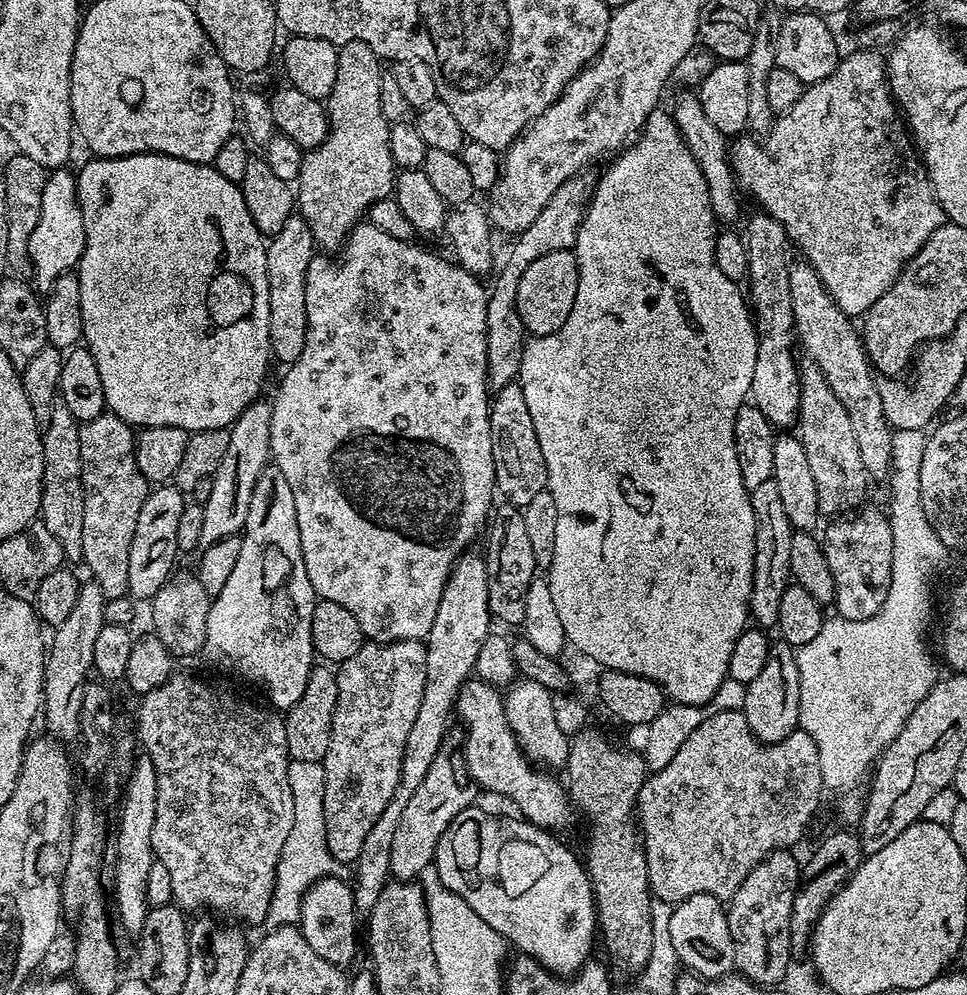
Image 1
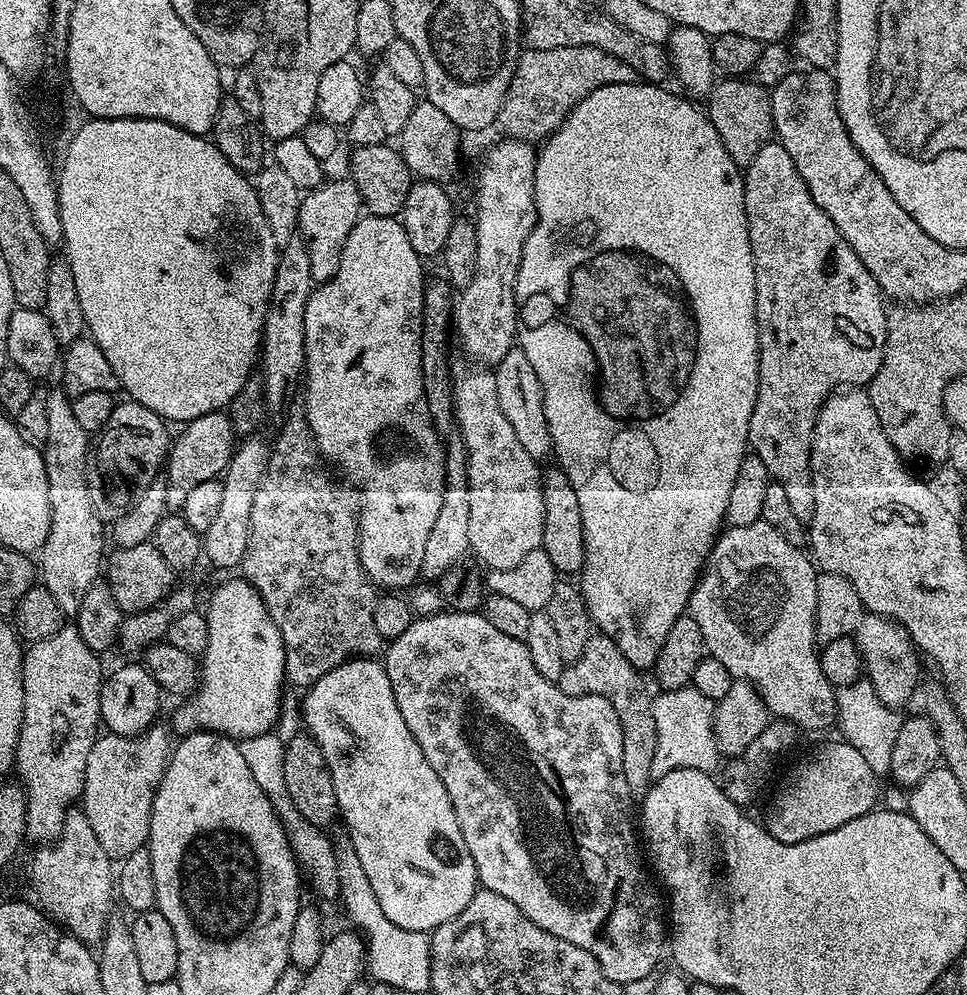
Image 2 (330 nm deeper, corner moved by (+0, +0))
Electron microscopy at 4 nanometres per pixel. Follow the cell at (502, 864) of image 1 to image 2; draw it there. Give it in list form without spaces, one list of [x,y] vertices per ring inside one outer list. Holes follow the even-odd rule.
[[[357,658],[347,660],[345,664],[339,664],[334,670],[322,674],[318,682],[314,682],[312,687],[303,693],[304,696],[304,724],[307,735],[322,750],[322,758],[326,758],[326,766],[330,770],[330,778],[334,782],[334,794],[336,795],[336,806],[339,819],[344,819],[346,833],[350,842],[354,844],[354,849],[358,854],[359,861],[362,862],[366,875],[370,878],[371,887],[374,890],[374,898],[378,900],[378,905],[382,906],[382,913],[390,922],[408,931],[420,931],[431,933],[433,928],[442,926],[442,922],[450,922],[454,914],[462,914],[474,898],[478,890],[476,879],[476,867],[474,858],[470,858],[470,850],[466,850],[466,838],[462,838],[462,830],[458,826],[458,818],[454,814],[454,806],[446,794],[446,786],[442,786],[442,778],[434,774],[430,762],[426,762],[426,754],[422,754],[422,746],[410,734],[410,726],[406,726],[406,721],[402,719],[402,710],[398,710],[398,702],[394,702],[394,690],[390,686],[390,678],[386,674],[383,663],[376,658]]]

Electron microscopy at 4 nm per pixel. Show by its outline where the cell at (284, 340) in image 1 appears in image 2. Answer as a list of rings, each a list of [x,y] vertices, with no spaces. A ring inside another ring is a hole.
[[[325,179],[320,187],[309,191],[300,201],[299,235],[304,241],[310,258],[310,274],[317,285],[325,284],[338,274],[338,262],[342,262],[342,246],[350,230],[362,215],[362,201],[351,179]]]

